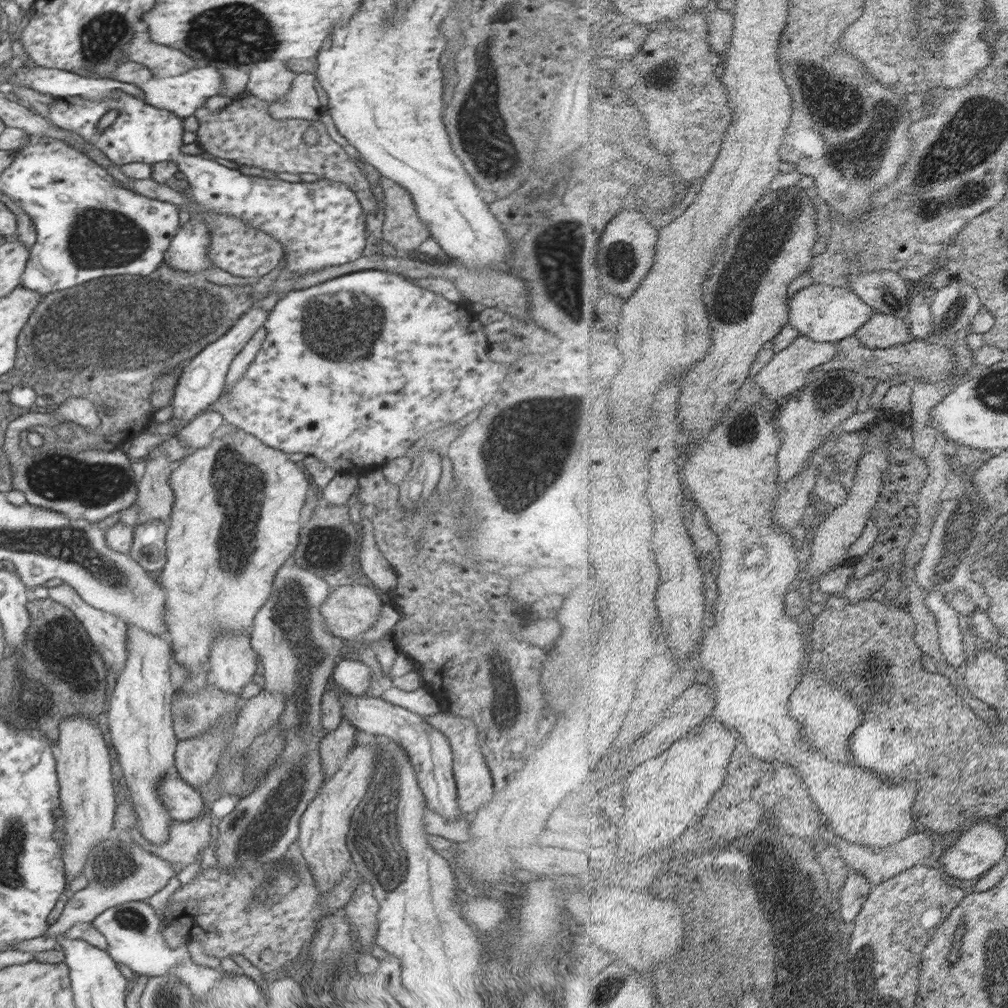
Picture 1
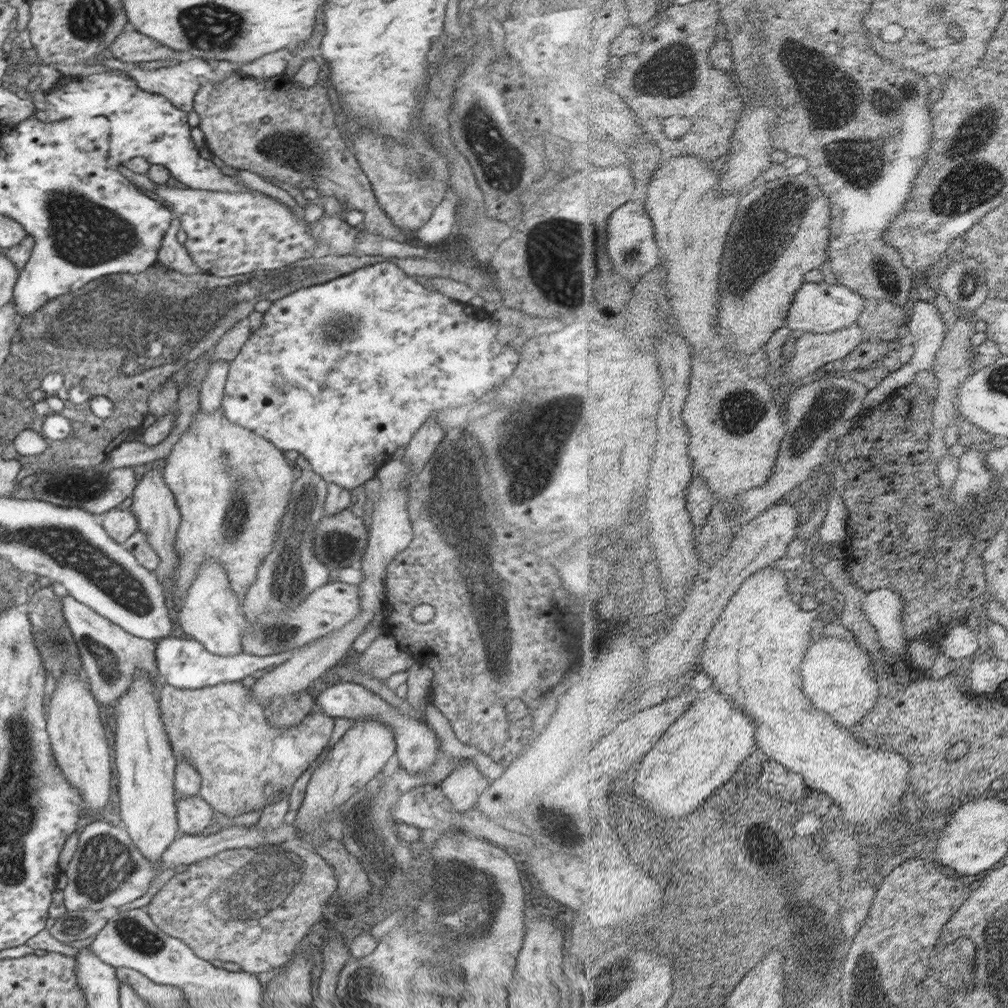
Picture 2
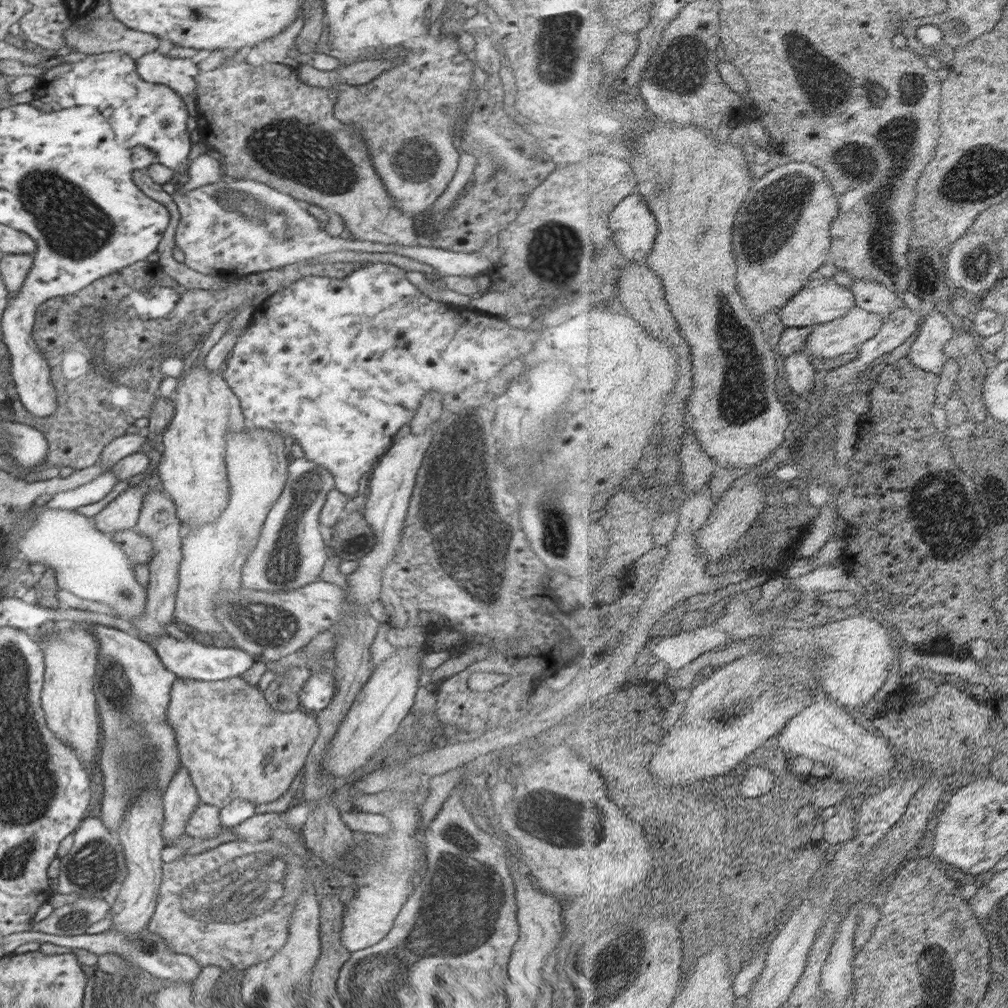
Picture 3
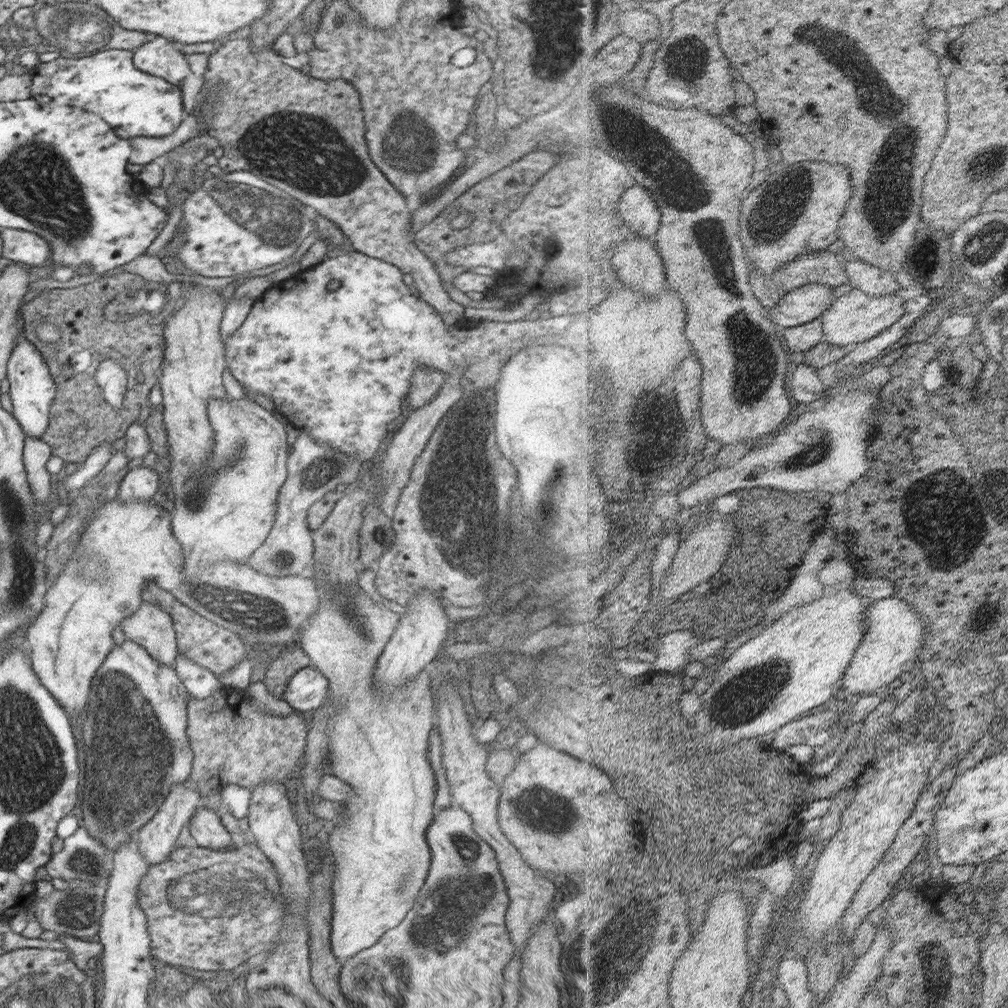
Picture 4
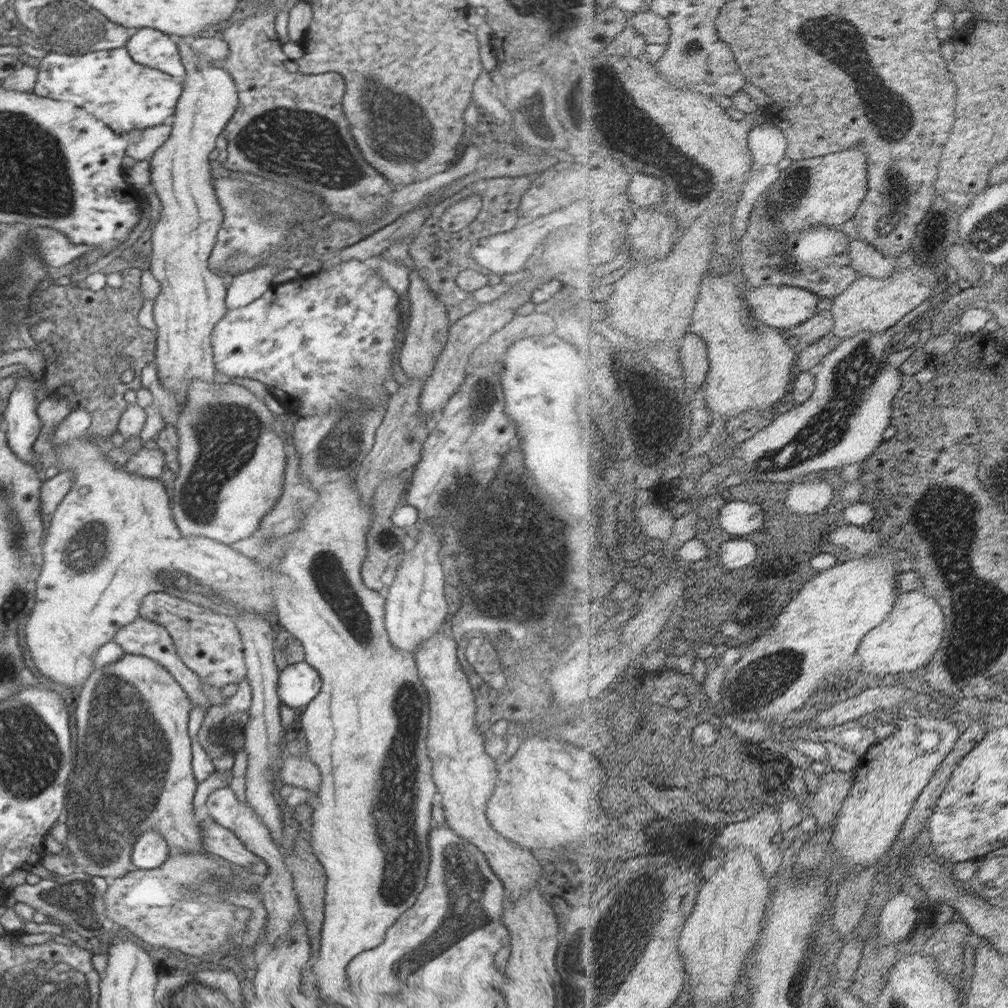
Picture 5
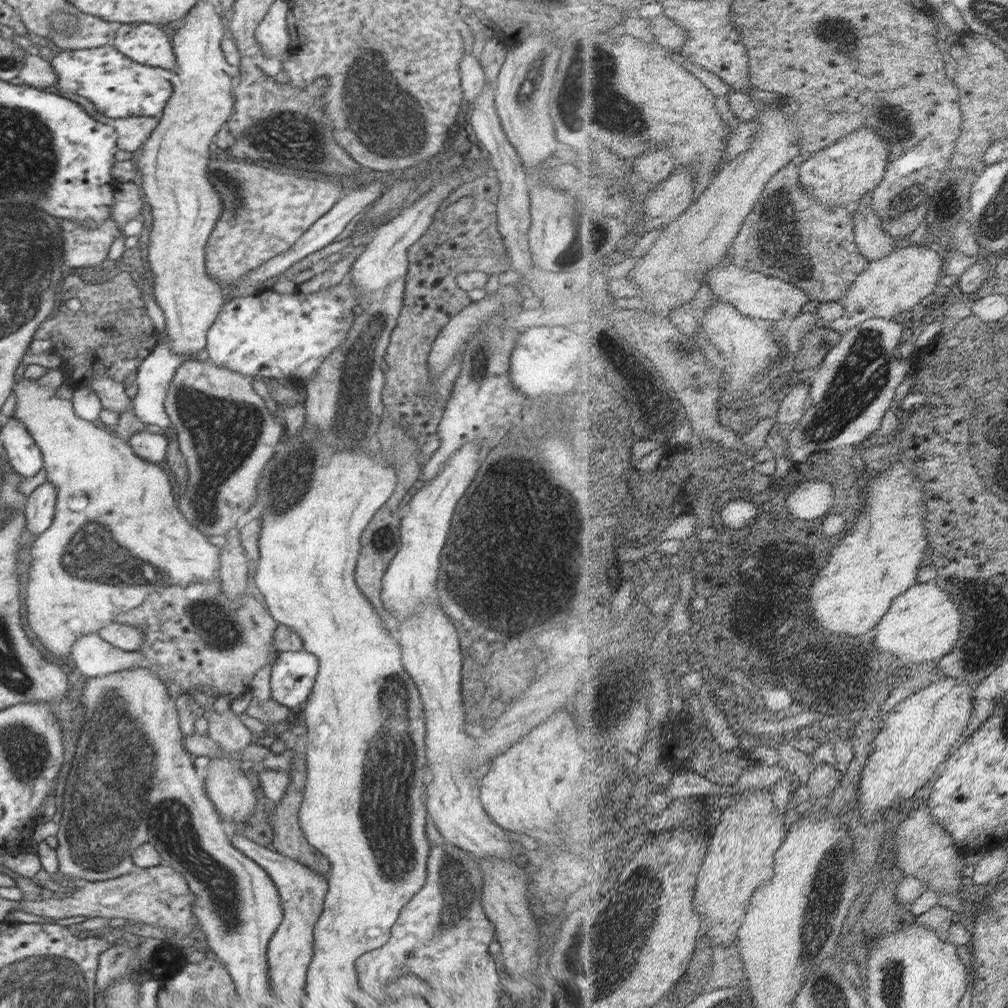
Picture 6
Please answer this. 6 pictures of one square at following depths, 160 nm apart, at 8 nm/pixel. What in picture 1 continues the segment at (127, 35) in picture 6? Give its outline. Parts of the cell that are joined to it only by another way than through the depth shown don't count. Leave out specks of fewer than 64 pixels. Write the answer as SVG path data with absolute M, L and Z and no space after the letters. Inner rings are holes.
M199 65L174 77L158 78L152 77L150 80L137 83L141 90L145 92L146 103L163 108L168 112L173 112L182 119L192 116L199 108L206 105L206 100L210 96L218 96L223 90L223 74L213 66Z

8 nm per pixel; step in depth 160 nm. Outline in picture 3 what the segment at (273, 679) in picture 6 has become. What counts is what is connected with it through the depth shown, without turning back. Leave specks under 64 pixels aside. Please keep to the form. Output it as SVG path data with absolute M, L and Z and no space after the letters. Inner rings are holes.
M315 666L315 673L308 677L308 680L301 686L299 699L301 709L308 711L314 710L318 713L330 704L335 695L335 680L332 675L322 672Z

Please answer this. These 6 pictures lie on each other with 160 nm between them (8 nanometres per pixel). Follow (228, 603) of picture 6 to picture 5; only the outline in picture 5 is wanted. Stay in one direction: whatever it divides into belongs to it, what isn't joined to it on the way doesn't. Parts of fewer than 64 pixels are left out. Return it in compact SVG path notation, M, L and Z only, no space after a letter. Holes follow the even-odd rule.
M150 592L140 604L139 616L166 626L183 664L202 681L221 689L226 684L239 684L242 678L246 678L243 642L235 621L229 615L206 610L204 606L170 593Z

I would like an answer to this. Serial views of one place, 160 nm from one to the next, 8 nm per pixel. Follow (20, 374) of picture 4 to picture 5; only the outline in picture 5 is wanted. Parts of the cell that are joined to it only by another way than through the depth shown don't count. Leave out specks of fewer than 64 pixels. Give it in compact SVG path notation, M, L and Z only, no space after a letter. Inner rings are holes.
M34 377L17 380L16 388L12 390L3 411L3 425L7 432L8 448L20 460L32 465L40 461L40 455L34 453L34 444L43 426L38 417L37 384L38 380Z

